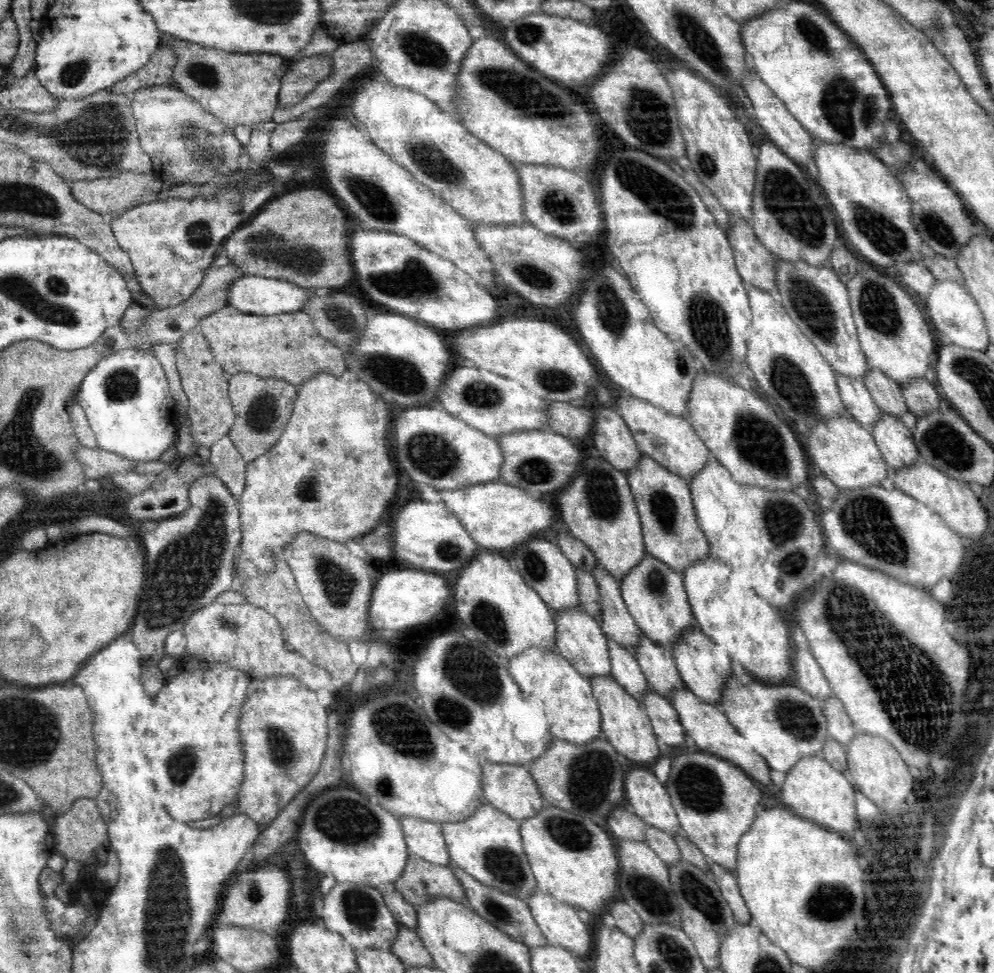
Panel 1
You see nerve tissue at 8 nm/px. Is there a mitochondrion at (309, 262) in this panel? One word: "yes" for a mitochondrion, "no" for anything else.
yes

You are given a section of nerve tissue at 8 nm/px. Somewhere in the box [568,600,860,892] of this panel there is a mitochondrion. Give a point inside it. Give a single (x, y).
(697, 787)

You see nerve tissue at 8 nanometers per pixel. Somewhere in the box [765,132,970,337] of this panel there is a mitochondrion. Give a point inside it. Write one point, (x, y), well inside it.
(892, 240)

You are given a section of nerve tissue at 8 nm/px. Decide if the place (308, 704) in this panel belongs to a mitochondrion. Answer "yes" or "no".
no

